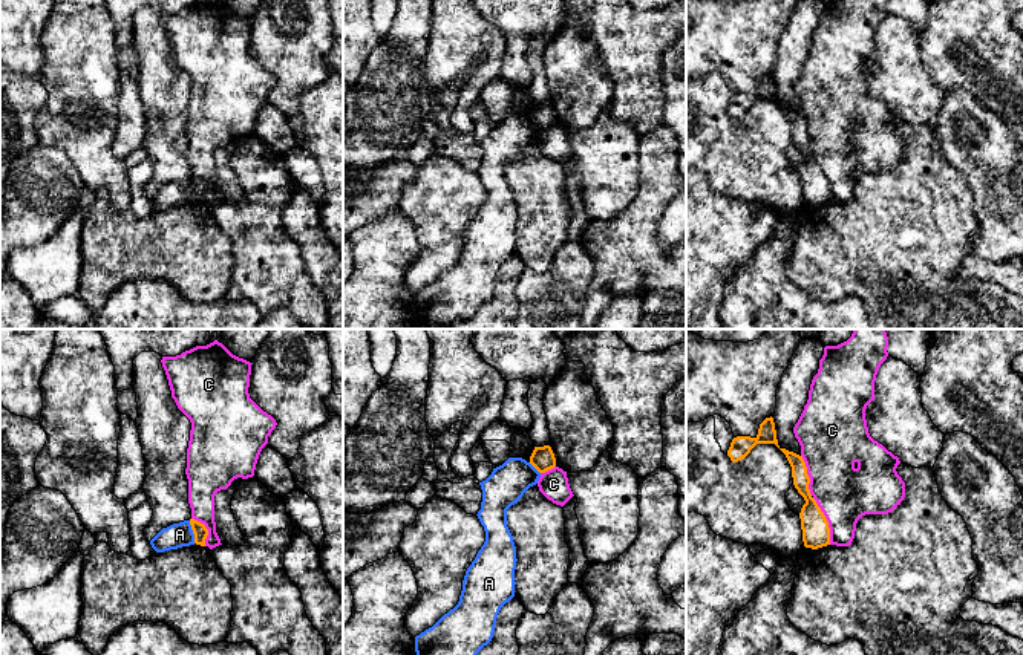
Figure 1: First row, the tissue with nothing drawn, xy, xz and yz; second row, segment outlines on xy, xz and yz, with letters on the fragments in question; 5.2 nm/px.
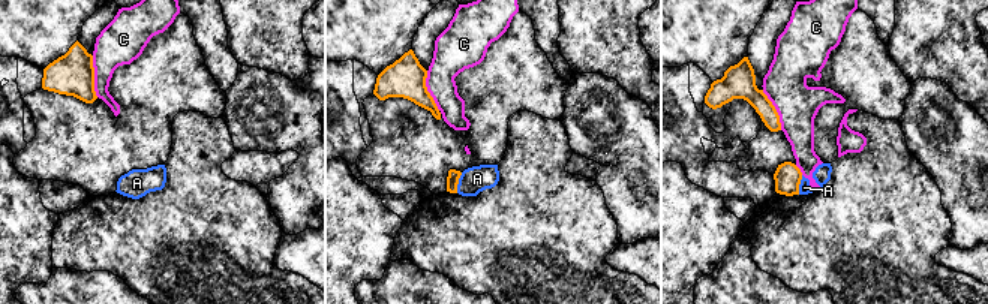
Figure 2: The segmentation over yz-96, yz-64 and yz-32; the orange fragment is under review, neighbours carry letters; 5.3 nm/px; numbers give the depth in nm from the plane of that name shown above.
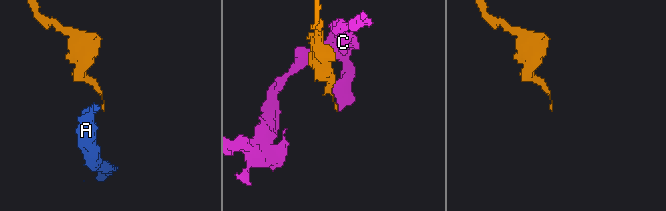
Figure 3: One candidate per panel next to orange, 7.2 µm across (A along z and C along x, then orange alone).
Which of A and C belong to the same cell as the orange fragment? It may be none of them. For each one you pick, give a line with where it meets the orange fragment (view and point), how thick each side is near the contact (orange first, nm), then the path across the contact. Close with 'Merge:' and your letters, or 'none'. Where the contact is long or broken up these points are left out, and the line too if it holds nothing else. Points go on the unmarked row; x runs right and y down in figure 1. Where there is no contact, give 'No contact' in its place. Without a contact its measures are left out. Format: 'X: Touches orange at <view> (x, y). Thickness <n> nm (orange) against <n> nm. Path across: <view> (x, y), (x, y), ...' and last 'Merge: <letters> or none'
Merge: none

